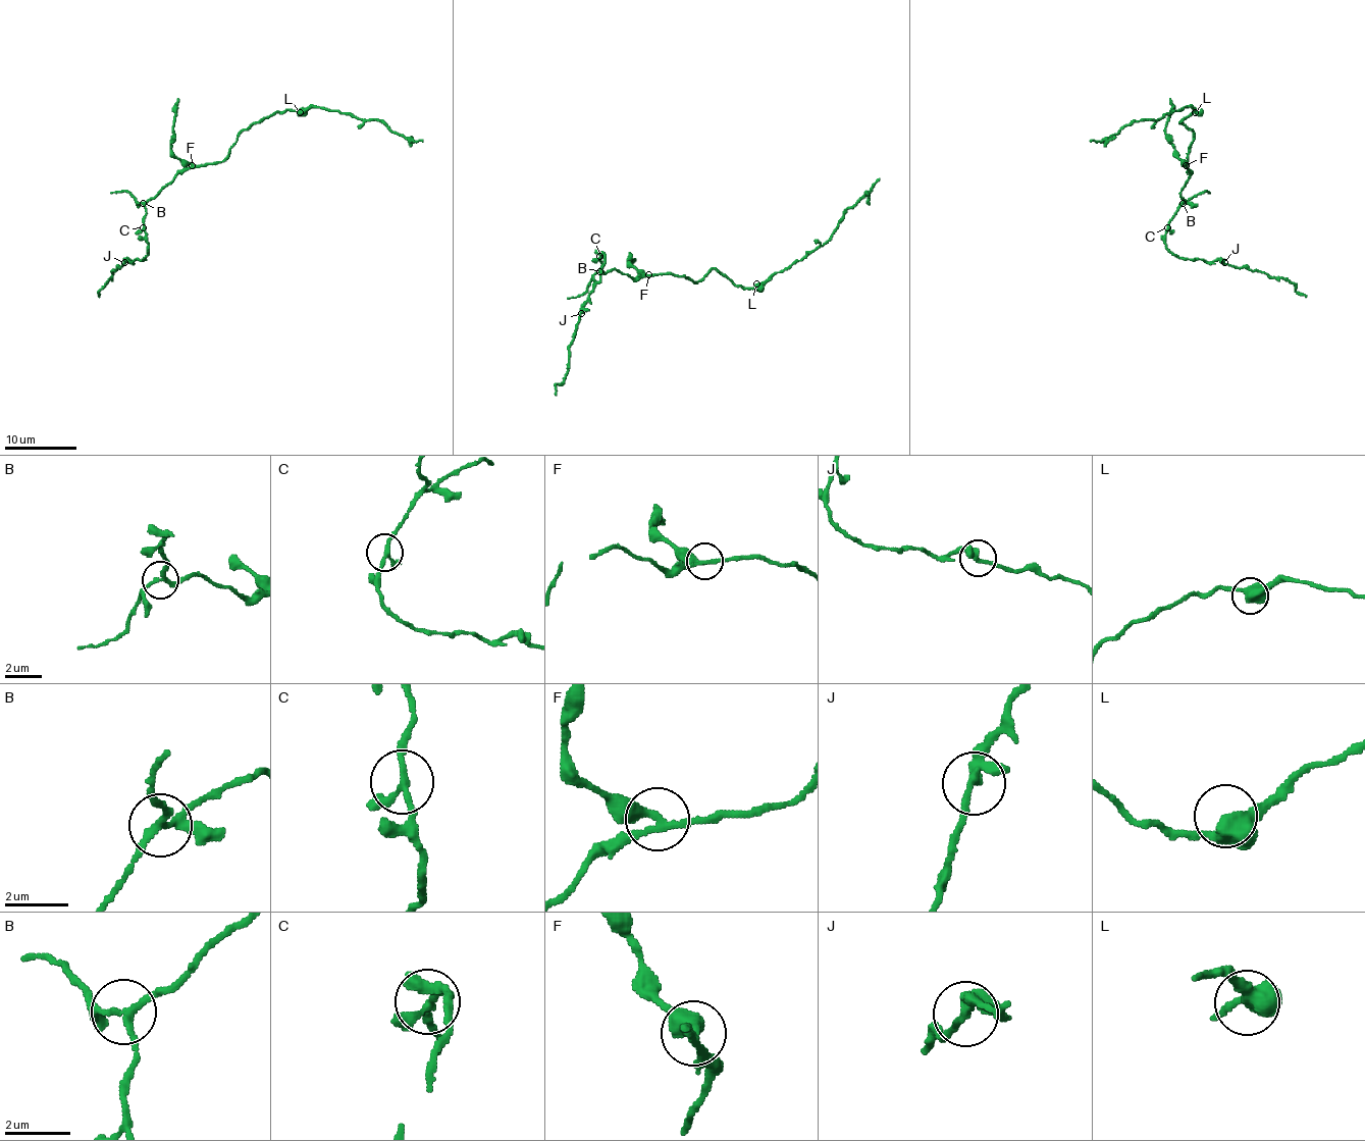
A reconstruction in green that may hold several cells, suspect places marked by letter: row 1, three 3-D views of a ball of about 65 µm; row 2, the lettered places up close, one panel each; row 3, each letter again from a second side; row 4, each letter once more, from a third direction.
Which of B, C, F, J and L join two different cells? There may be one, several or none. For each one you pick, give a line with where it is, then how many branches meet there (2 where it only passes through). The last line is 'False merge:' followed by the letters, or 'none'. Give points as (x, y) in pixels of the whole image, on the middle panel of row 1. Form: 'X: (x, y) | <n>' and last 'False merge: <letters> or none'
B: (599, 271) | 3
F: (648, 274) | 3
False merge: B, F

